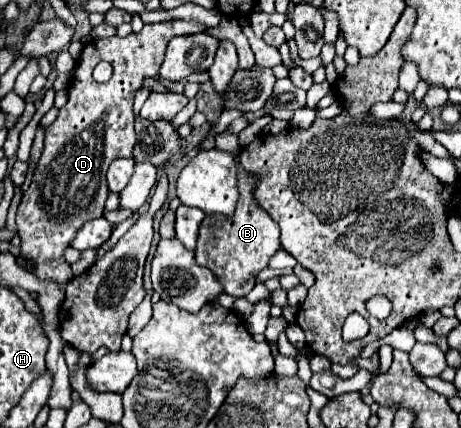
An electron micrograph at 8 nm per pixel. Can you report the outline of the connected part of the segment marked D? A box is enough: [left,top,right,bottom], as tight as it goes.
[17,20,207,288]

